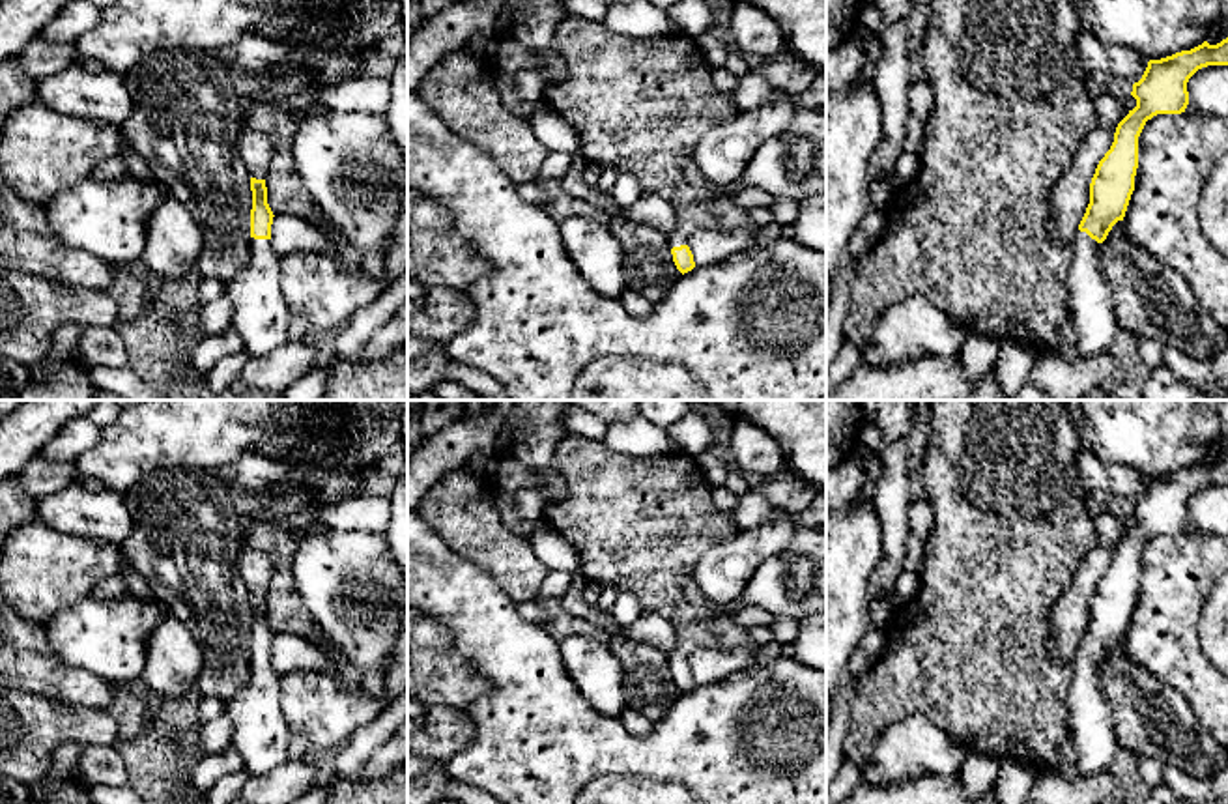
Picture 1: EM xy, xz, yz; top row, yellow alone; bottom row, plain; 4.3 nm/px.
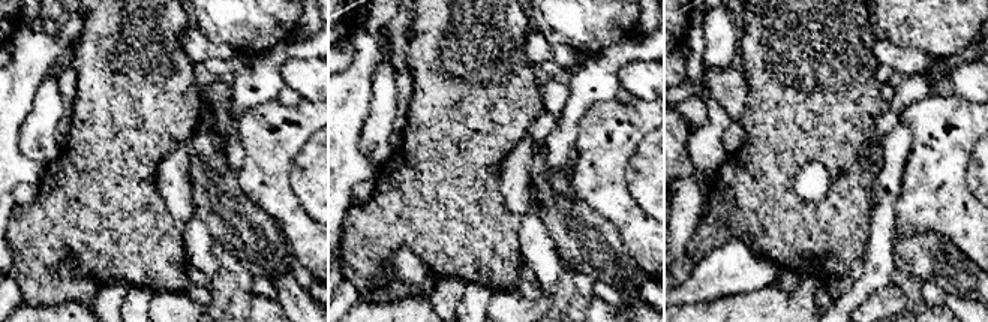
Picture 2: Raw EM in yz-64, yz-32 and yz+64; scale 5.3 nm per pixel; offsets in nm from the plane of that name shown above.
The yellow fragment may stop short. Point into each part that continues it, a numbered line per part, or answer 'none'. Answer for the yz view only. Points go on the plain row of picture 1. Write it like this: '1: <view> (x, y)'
1: yz (1092, 733)

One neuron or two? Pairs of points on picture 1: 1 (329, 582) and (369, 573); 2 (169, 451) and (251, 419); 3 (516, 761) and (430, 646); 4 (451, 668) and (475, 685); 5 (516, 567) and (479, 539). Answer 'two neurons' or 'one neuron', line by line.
1: one neuron
2: one neuron
3: two neurons
4: one neuron
5: one neuron

